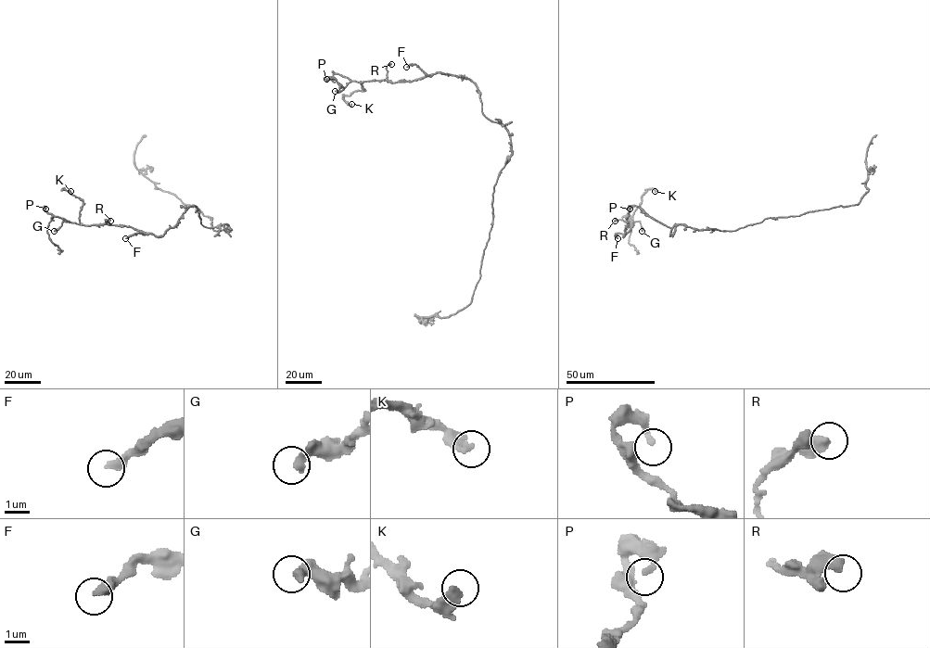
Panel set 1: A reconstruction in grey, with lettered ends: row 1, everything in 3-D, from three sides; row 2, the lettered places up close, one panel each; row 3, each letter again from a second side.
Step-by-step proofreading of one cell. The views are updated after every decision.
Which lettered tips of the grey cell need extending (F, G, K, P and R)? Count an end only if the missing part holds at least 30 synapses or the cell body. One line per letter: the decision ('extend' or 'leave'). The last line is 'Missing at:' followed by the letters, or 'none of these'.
F: leave
G: leave
K: leave
P: leave
R: leave
Missing at: none of these

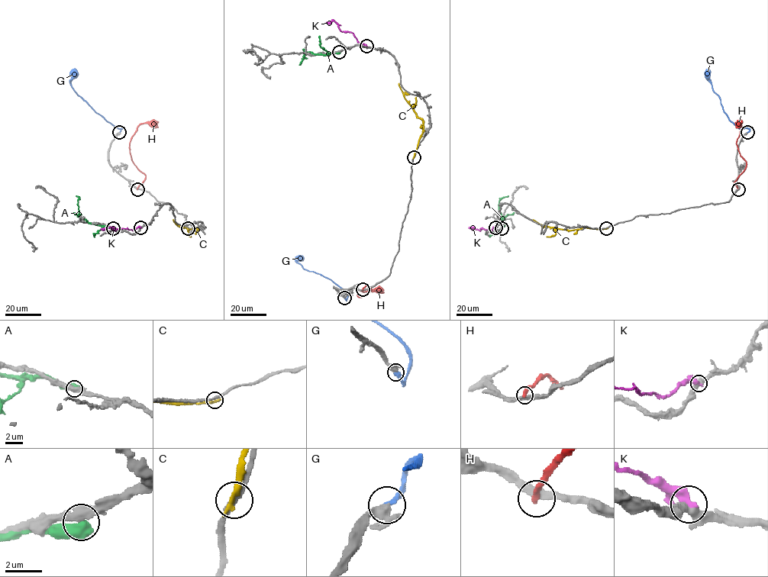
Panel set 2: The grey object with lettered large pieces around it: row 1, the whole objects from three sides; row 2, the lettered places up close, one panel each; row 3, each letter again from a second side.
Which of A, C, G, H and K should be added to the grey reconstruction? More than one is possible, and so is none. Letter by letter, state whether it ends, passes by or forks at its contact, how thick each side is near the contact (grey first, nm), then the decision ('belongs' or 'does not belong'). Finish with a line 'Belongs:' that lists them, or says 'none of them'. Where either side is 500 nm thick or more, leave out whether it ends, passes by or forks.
A: 500 nm thick on the grey side, 750 nm on the other; does not belong
C: it ends there; 260 nm thick on the grey side, 320 nm on the other; does not belong
G: it ends there; 280 nm thick on the grey side, 280 nm on the other; belongs
H: it ends there; 340 nm thick on the grey side, 340 nm on the other; does not belong
K: it ends there; 440 nm thick on the grey side, 440 nm on the other; does not belong
Belongs: G

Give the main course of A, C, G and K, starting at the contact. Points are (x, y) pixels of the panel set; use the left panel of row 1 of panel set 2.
A: (113, 228), (89, 224), (80, 217), (79, 197), (75, 195)
C: (188, 228), (195, 227), (197, 230), (179, 227), (173, 220)
G: (119, 133), (121, 128), (118, 129), (108, 122), (75, 91), (70, 81), (75, 69)
K: (140, 227), (133, 230), (100, 229)

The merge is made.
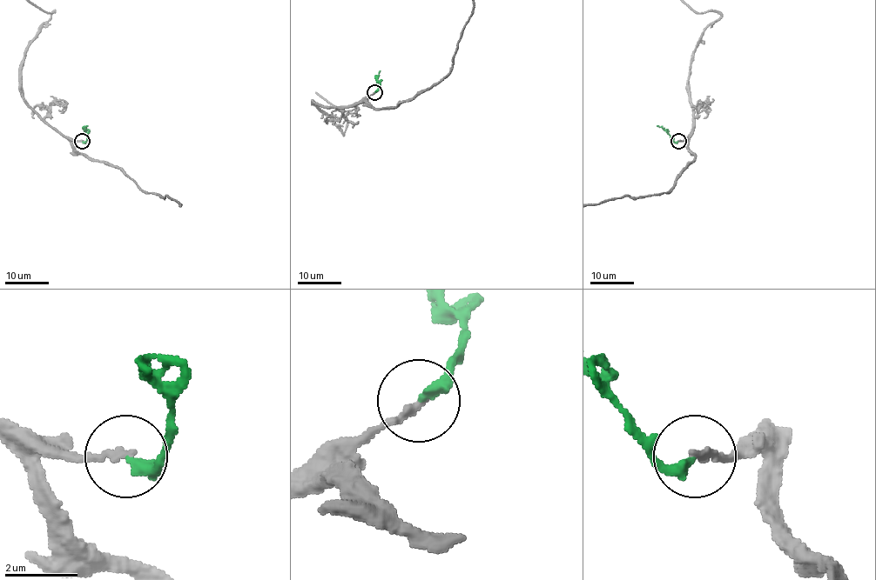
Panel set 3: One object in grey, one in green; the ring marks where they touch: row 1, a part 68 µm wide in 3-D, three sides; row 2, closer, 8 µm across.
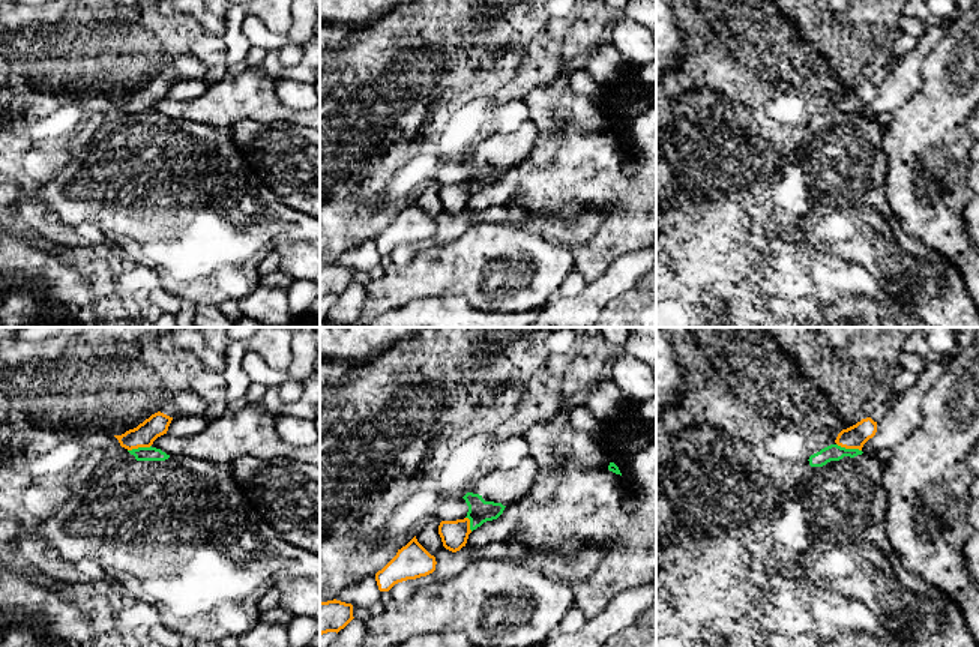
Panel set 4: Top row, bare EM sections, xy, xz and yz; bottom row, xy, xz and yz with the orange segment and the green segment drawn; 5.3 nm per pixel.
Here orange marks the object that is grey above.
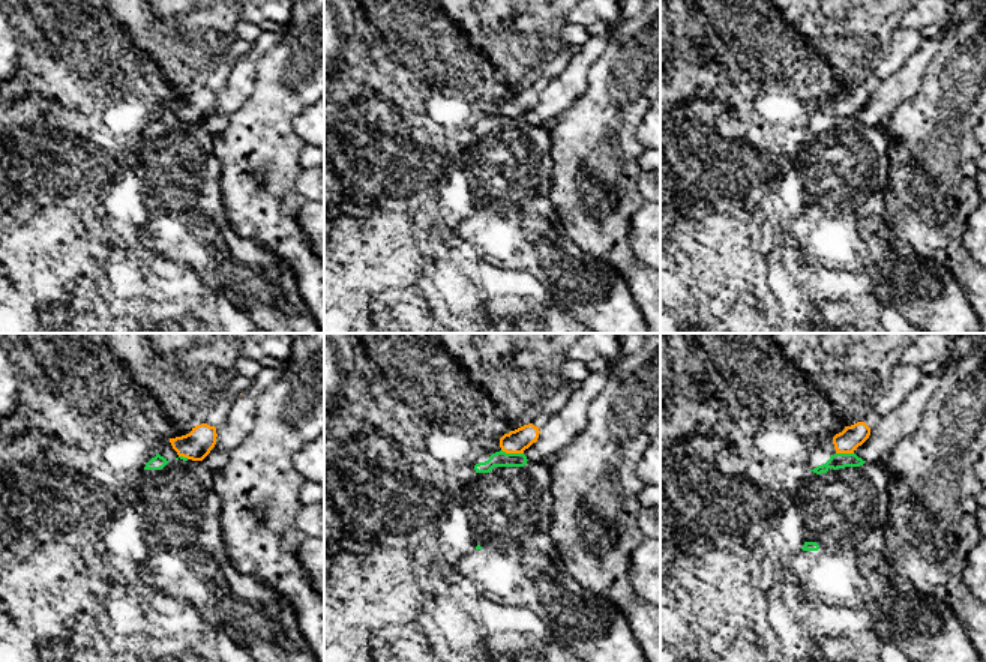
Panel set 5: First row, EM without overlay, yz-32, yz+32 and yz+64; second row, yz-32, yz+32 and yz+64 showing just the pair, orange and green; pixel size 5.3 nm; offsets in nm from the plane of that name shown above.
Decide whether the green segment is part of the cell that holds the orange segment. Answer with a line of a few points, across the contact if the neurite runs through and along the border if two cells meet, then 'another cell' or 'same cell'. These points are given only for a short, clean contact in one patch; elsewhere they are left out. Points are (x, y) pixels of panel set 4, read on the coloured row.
yz (837, 443), (861, 451) | another cell

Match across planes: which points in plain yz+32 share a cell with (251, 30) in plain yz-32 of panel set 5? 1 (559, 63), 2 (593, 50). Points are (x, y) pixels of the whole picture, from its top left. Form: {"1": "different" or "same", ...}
{"1": "same", "2": "different"}

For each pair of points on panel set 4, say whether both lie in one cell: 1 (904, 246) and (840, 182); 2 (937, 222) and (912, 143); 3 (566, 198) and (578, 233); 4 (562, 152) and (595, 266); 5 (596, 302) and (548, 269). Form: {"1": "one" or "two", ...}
{"1": "one", "2": "one", "3": "two", "4": "one", "5": "two"}

